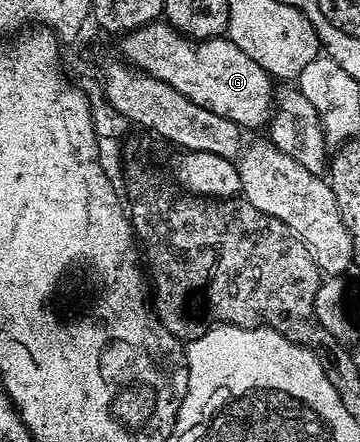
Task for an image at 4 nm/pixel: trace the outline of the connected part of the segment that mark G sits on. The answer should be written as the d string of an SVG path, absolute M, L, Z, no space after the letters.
M156 20L136 30L128 30L122 35L121 42L122 57L130 65L177 88L177 92L193 100L193 104L201 104L201 108L209 108L209 112L217 112L217 116L225 116L225 120L233 120L248 131L255 130L258 126L266 127L270 122L273 113L273 79L265 72L265 68L261 68L261 64L257 64L257 60L245 56L245 52L241 52L241 48L237 48L237 44L233 44L230 38L220 36L192 40L186 34L180 34L170 22Z

